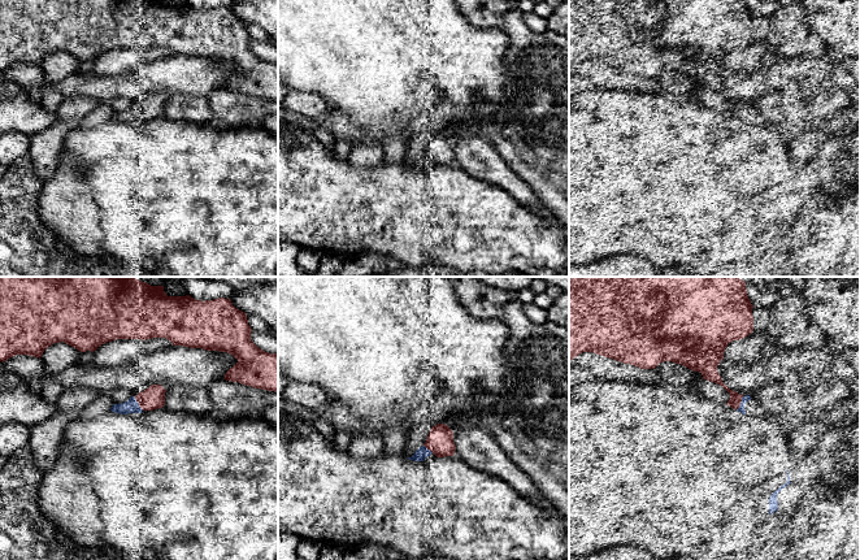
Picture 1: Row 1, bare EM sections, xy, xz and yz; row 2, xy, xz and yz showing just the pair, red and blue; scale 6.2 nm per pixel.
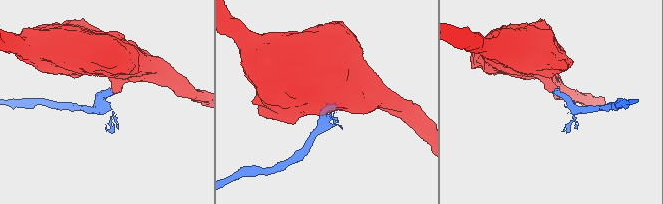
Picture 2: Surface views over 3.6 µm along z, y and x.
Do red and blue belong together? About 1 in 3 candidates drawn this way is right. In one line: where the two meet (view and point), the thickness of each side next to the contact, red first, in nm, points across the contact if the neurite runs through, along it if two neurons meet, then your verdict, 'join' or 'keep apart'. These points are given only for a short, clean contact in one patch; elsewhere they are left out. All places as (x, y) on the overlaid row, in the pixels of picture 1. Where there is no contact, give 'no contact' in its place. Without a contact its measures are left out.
meets red in xy at (138, 402); 140 nm thick on the red side, 90 nm on the other; join

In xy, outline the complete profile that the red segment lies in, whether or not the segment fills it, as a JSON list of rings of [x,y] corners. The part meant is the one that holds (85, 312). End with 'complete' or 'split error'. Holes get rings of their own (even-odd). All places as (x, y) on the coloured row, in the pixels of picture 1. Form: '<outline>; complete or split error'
[[[0,277],[0,361],[6,361],[16,355],[29,355],[42,357],[43,352],[53,343],[64,342],[79,352],[96,351],[101,344],[116,339],[152,339],[166,338],[173,346],[183,346],[190,348],[203,348],[207,351],[220,351],[233,355],[238,363],[230,368],[225,378],[226,381],[239,382],[255,388],[278,392],[278,353],[269,353],[259,348],[251,340],[252,329],[248,325],[247,314],[235,308],[230,299],[218,298],[214,300],[196,300],[190,295],[186,296],[168,296],[164,286],[151,286],[134,277]]]; complete

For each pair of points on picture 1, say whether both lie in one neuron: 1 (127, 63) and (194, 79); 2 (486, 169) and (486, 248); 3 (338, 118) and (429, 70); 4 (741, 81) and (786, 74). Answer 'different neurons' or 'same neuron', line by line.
1: different neurons
2: different neurons
3: different neurons
4: different neurons

